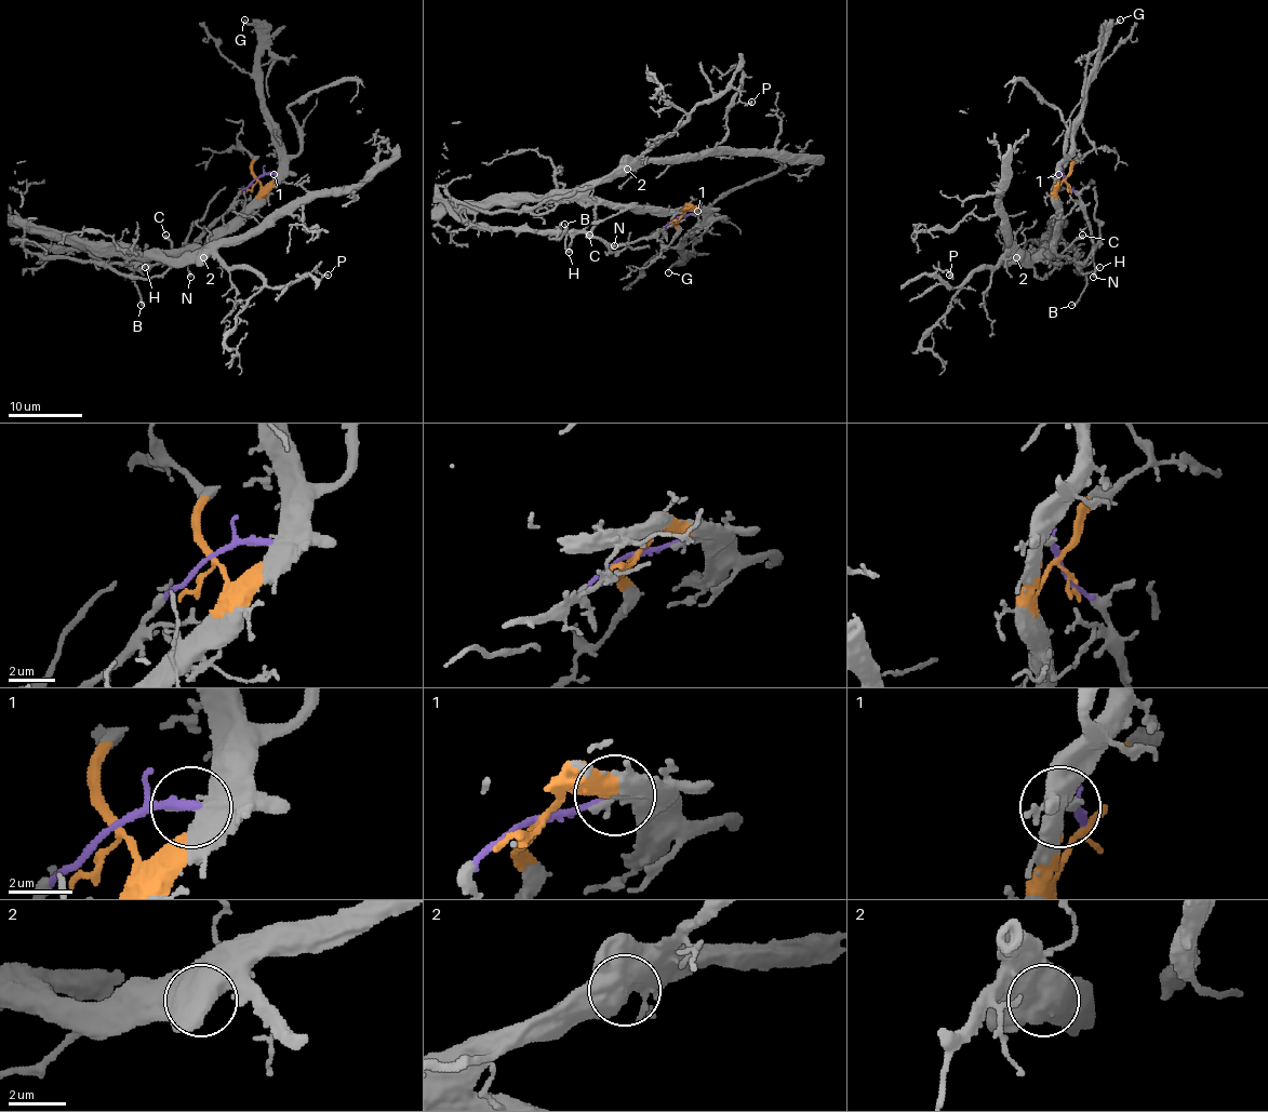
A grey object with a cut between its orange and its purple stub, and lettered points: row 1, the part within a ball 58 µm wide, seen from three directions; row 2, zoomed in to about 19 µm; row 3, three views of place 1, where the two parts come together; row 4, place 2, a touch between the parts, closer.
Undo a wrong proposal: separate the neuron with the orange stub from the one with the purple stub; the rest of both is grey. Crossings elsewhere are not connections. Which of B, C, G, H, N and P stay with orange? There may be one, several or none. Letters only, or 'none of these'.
C, G, P

